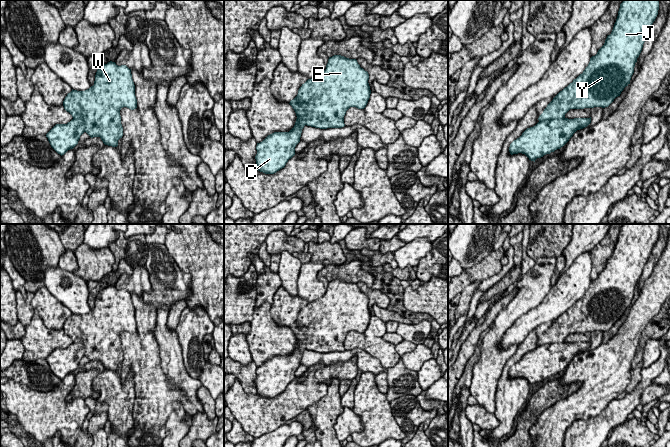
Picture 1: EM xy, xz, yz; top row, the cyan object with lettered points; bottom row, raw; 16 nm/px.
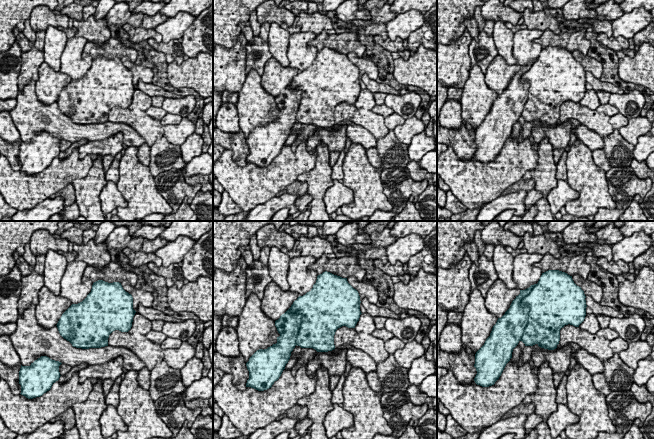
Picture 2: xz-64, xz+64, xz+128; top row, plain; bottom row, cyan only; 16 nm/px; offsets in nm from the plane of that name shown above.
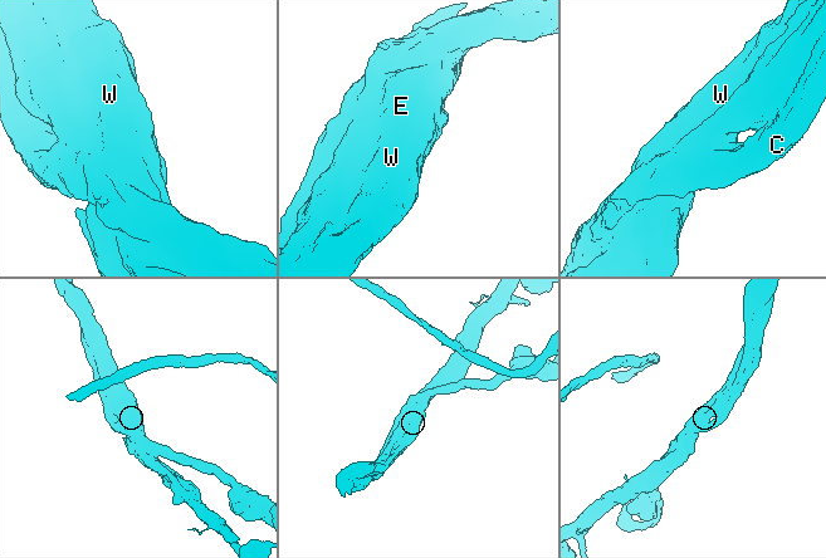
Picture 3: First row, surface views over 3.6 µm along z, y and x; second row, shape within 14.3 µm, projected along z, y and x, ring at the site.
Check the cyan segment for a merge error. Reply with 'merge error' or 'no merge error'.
merge error

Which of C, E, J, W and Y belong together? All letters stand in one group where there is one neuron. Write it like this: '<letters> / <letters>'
C / E J W Y

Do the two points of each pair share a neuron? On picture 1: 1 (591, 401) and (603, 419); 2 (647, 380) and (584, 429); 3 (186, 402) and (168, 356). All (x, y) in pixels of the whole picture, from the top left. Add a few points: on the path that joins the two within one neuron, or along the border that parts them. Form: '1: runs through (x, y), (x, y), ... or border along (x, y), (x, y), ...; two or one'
1: border along (615, 398), (598, 414), (576, 420); two
2: runs through (633, 396), (600, 425); one
3: runs through (186, 391), (186, 385), (177, 376), (173, 367); one

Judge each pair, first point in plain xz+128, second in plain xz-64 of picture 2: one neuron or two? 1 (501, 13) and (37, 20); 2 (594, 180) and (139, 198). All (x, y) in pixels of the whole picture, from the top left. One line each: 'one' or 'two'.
1: one
2: one

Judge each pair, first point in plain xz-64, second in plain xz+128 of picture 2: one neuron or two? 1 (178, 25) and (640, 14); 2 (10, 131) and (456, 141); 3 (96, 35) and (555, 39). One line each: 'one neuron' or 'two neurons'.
1: one neuron
2: two neurons
3: two neurons

